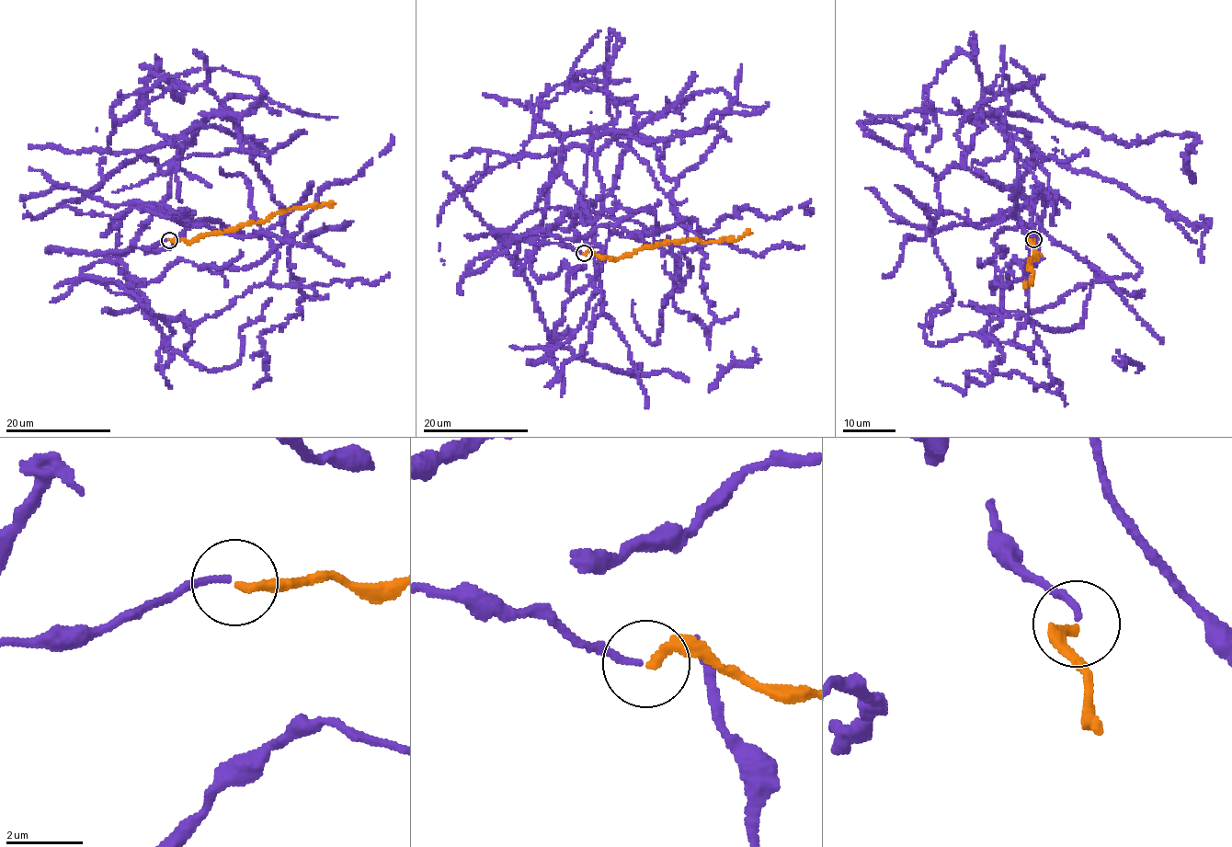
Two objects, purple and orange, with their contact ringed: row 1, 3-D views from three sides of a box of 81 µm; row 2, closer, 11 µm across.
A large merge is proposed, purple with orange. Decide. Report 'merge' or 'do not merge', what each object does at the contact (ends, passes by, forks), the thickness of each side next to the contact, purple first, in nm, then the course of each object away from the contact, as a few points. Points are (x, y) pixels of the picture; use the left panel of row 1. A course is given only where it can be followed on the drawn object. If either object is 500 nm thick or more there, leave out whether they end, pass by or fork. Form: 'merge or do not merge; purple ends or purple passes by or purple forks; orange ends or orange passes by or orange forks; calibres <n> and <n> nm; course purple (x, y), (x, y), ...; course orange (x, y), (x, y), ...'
merge; purple ends; orange ends; calibres 160 and 220 nm; course purple (169, 240), (107, 255), (255, 77), (208, 89), (290, 259), (193, 326), (102, 284); course orange (169, 240), (194, 240), (199, 235), (264, 222), (278, 211), (333, 202)

